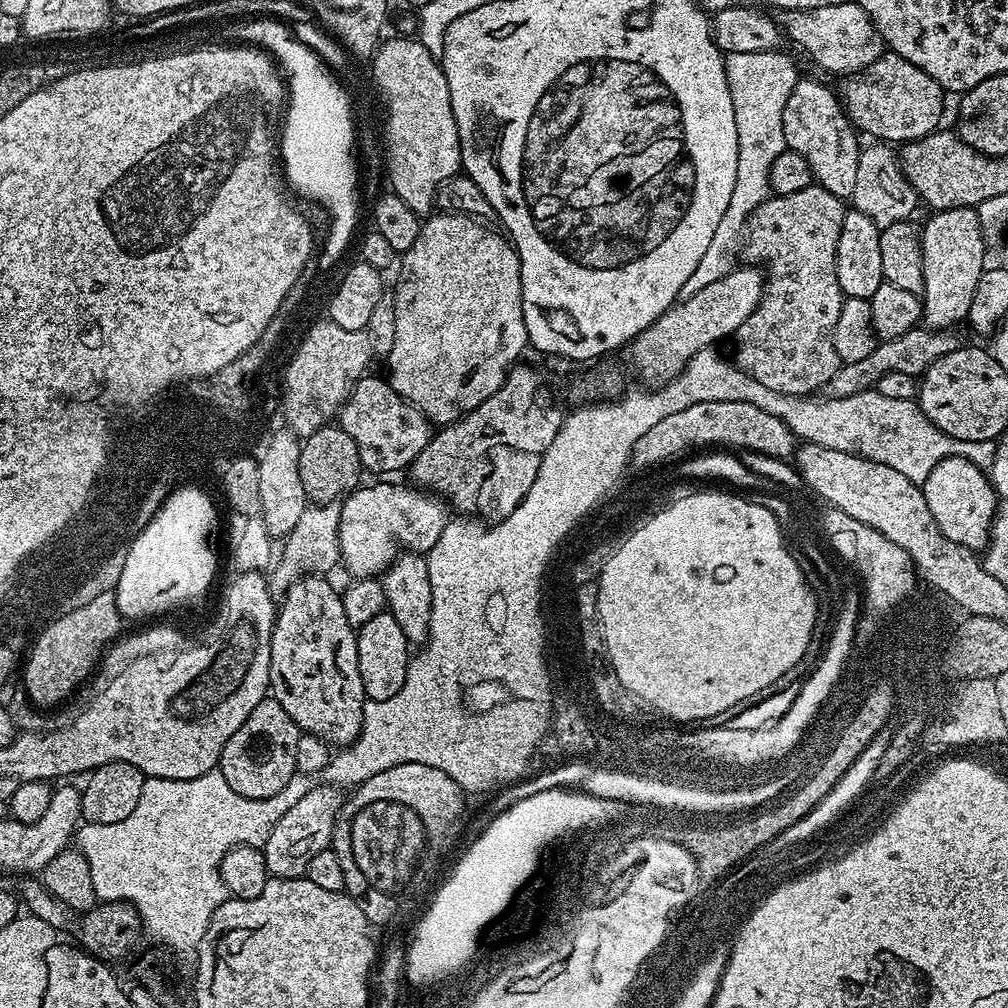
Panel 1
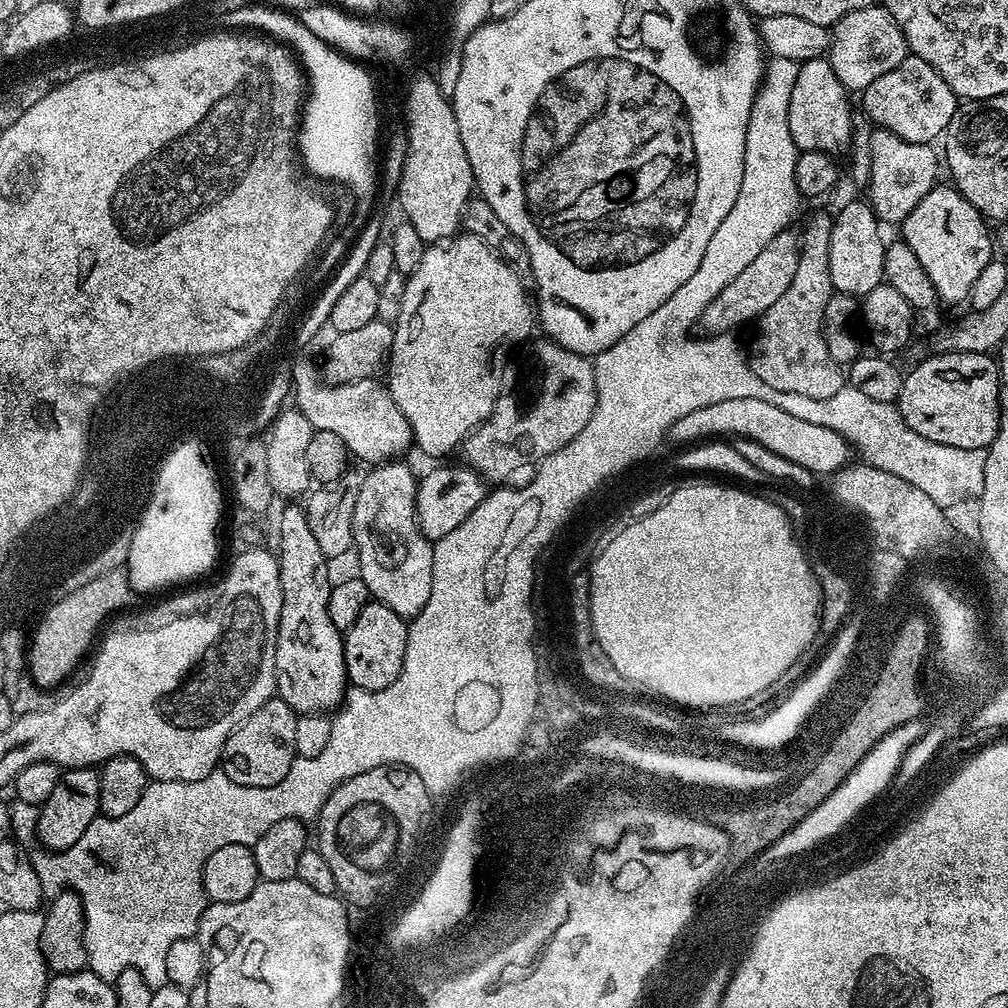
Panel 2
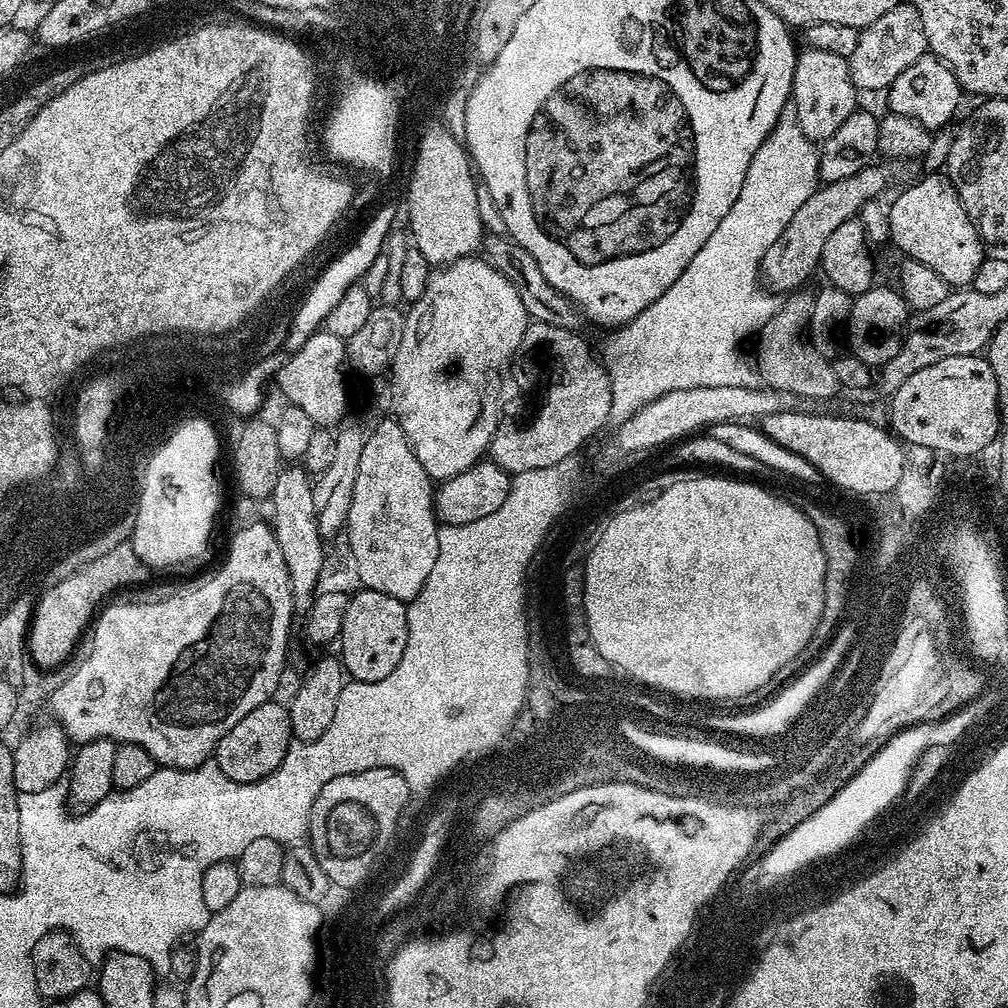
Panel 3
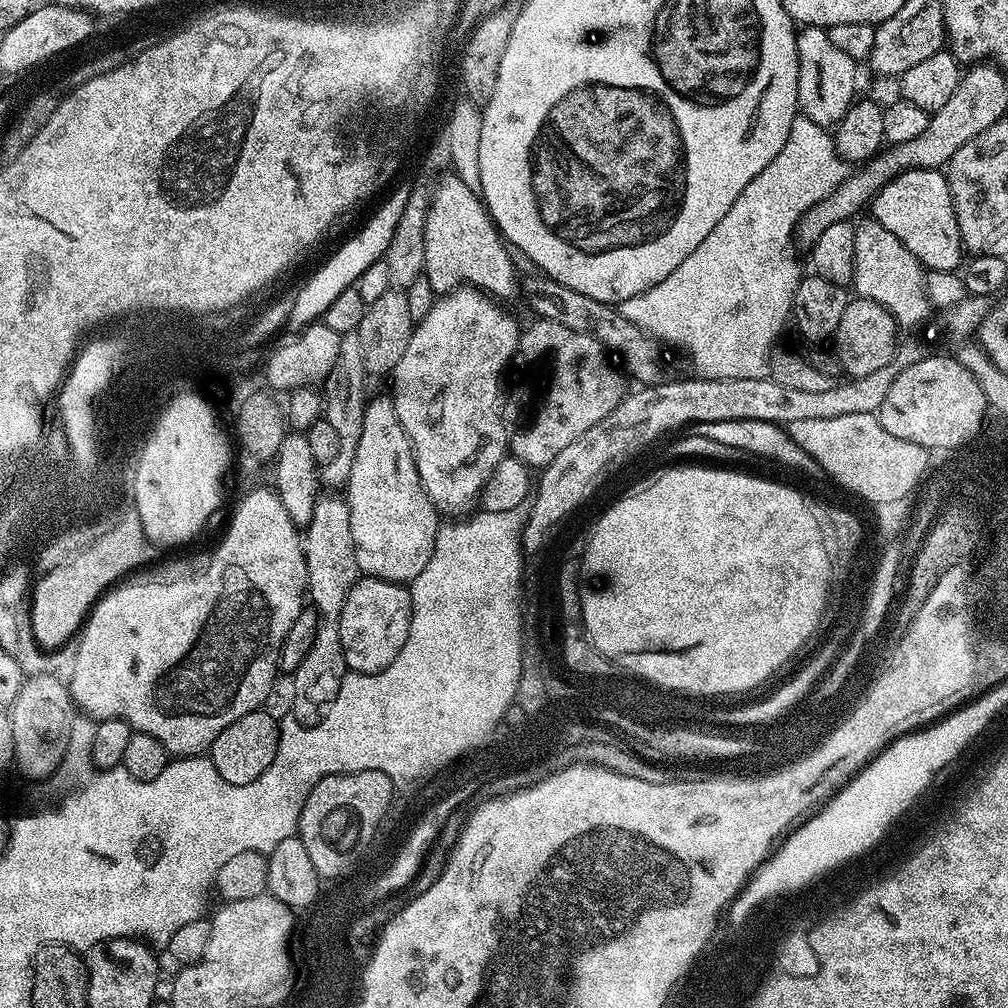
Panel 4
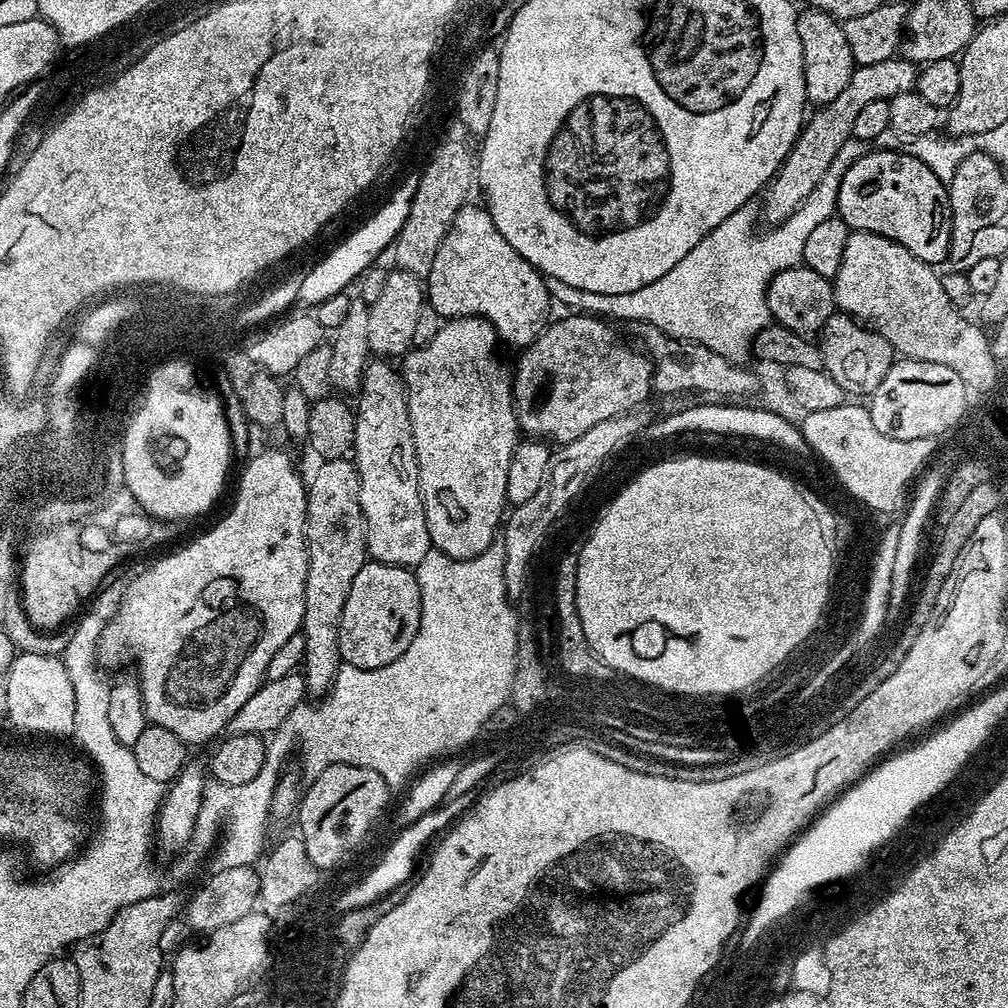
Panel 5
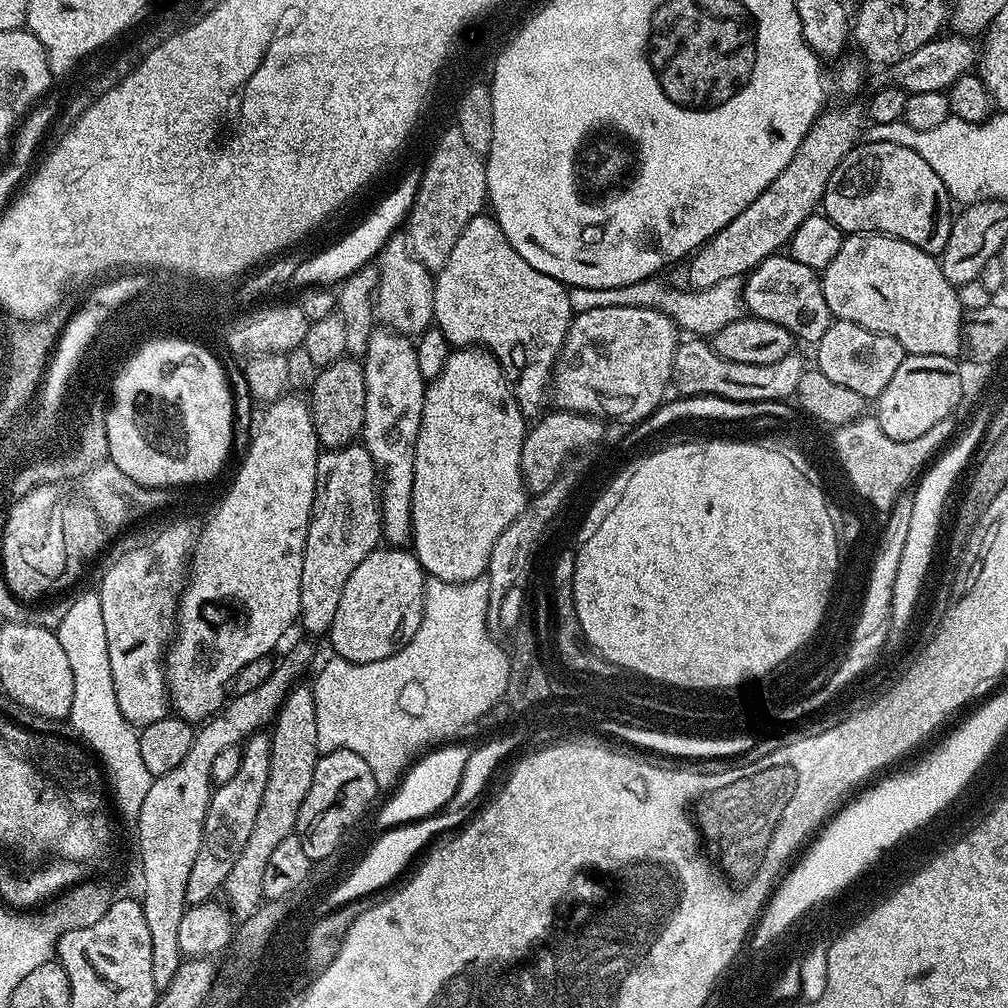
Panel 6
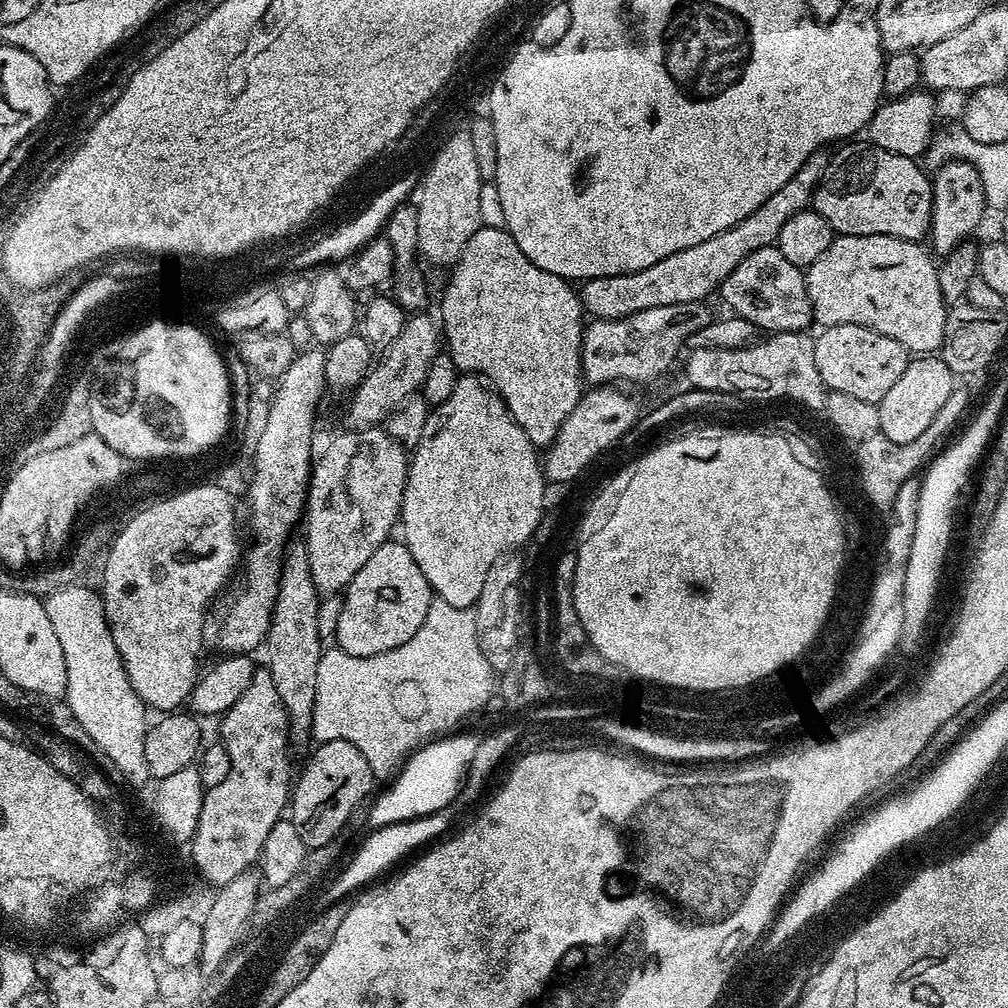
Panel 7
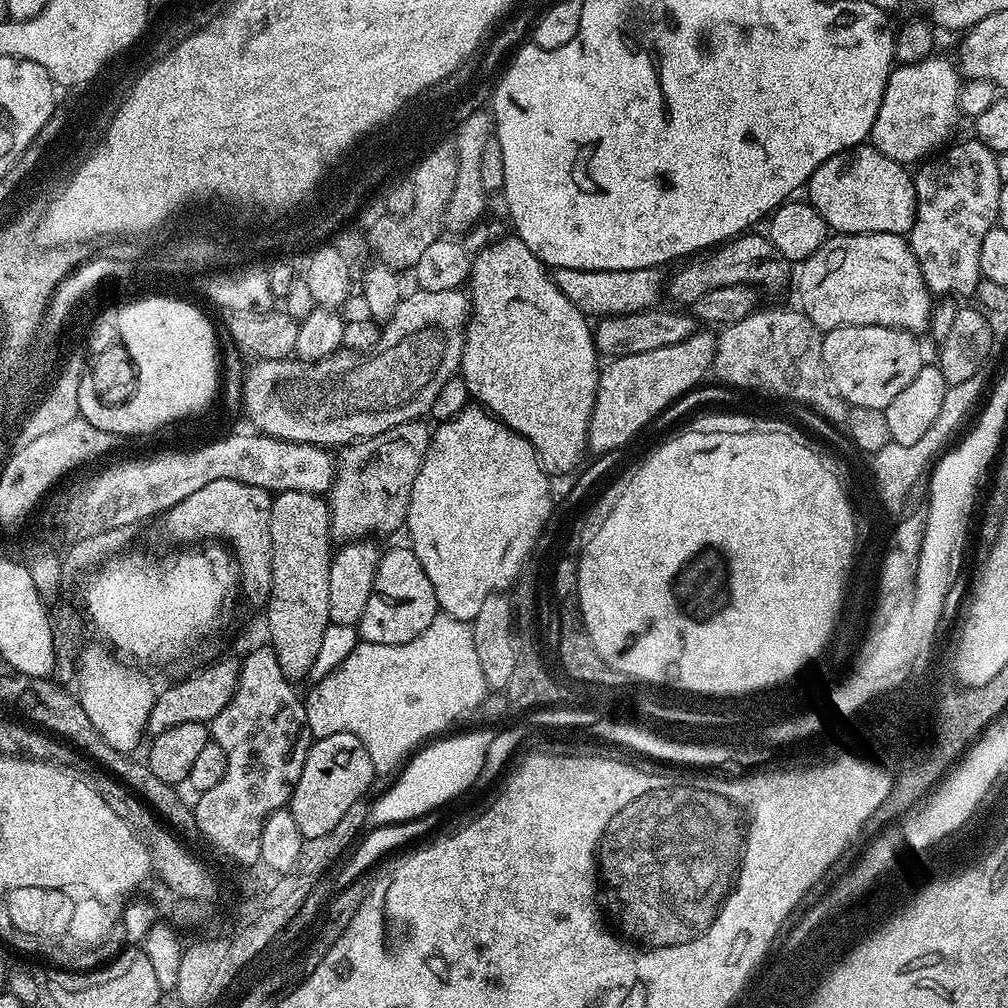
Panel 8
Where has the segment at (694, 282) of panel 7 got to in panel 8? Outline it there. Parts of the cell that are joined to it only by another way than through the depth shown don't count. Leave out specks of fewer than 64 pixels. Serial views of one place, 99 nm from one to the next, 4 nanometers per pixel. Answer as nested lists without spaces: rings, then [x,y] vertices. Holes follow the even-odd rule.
[[[557,268],[551,273],[552,281],[589,318],[634,314],[656,308],[662,300],[662,285],[666,276],[660,268],[638,270],[574,270]]]

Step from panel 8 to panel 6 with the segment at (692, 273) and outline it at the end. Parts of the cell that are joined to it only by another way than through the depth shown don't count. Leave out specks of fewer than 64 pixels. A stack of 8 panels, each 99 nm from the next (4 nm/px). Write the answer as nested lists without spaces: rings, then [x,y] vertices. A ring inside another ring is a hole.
[[[787,254],[766,258],[743,277],[742,304],[753,317],[784,326],[797,341],[805,340],[808,346],[820,341],[834,319],[830,306],[826,306],[824,285],[817,269],[802,266],[802,262],[794,262]]]

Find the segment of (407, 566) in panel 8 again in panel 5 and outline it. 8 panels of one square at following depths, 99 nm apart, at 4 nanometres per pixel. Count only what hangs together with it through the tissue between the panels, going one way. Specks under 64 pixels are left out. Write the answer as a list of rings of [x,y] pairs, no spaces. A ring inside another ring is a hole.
[[[365,562],[362,570],[354,577],[350,585],[350,594],[346,594],[346,606],[342,606],[342,622],[340,623],[340,659],[355,668],[374,670],[394,662],[414,642],[414,634],[418,634],[420,625],[420,587],[413,569],[402,566],[390,566]]]

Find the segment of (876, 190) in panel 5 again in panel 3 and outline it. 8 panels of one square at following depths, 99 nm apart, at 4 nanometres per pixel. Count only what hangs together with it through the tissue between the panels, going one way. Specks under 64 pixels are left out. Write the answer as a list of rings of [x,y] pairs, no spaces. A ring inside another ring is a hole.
[[[932,170],[921,180],[904,188],[888,204],[888,234],[909,260],[926,262],[930,270],[942,274],[950,286],[971,285],[978,266],[984,261],[986,245],[981,240],[970,214],[962,206],[947,175]]]

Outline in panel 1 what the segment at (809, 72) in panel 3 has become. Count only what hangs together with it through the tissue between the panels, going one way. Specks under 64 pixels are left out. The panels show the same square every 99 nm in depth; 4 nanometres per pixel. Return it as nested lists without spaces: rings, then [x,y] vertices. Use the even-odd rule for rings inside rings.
[[[797,79],[790,98],[786,98],[786,110],[782,110],[782,134],[787,151],[797,152],[802,154],[802,158],[806,158],[812,171],[812,179],[819,187],[830,190],[830,194],[841,198],[851,197],[858,175],[858,158],[862,144],[861,141],[856,141],[857,129],[853,128],[852,121],[848,119],[844,106],[833,89],[831,92],[826,85],[819,84],[816,80]]]

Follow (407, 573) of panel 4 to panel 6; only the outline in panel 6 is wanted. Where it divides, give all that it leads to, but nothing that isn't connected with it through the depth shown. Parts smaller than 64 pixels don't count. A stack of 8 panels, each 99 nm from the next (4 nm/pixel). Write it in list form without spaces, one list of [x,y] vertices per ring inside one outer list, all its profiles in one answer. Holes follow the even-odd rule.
[[[377,327],[362,357],[366,378],[366,418],[362,443],[379,469],[380,527],[389,545],[404,546],[412,538],[412,491],[416,439],[422,422],[426,379],[418,366],[416,345],[390,328]]]

